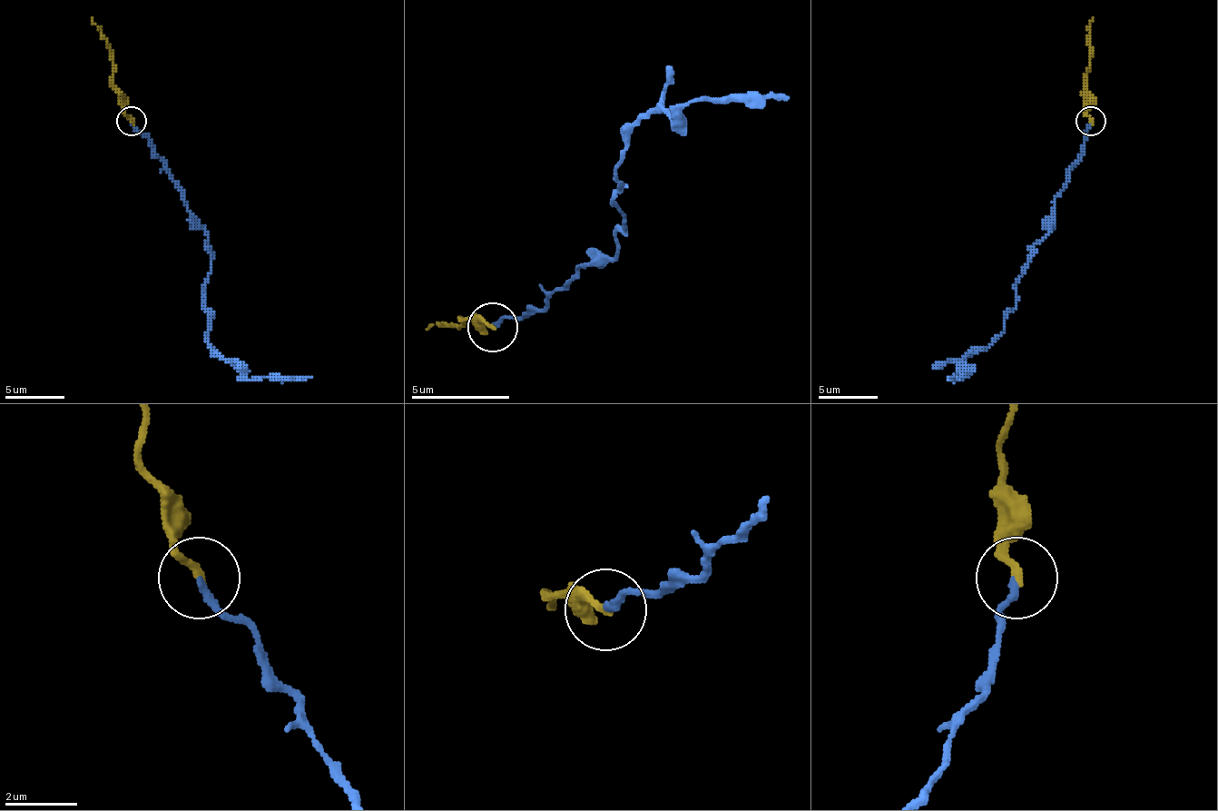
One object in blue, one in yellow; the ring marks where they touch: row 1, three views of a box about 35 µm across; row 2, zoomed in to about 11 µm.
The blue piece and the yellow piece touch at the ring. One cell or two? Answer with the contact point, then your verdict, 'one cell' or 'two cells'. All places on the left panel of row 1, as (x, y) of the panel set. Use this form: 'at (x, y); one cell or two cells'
at (132, 121); one cell

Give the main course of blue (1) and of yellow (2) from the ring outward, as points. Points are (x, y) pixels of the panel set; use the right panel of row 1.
1: (1090, 122), (1081, 160), (1055, 199), (1055, 216), (1016, 285), (1016, 305), (1004, 330), (977, 347), (954, 377)
2: (1090, 122), (1087, 84), (1093, 18)

